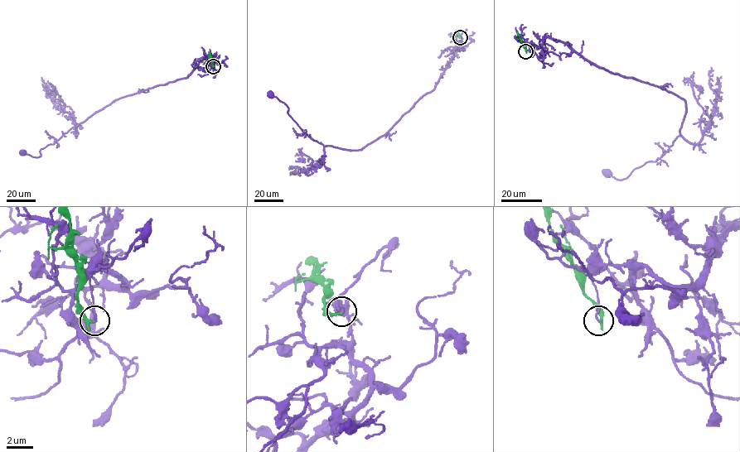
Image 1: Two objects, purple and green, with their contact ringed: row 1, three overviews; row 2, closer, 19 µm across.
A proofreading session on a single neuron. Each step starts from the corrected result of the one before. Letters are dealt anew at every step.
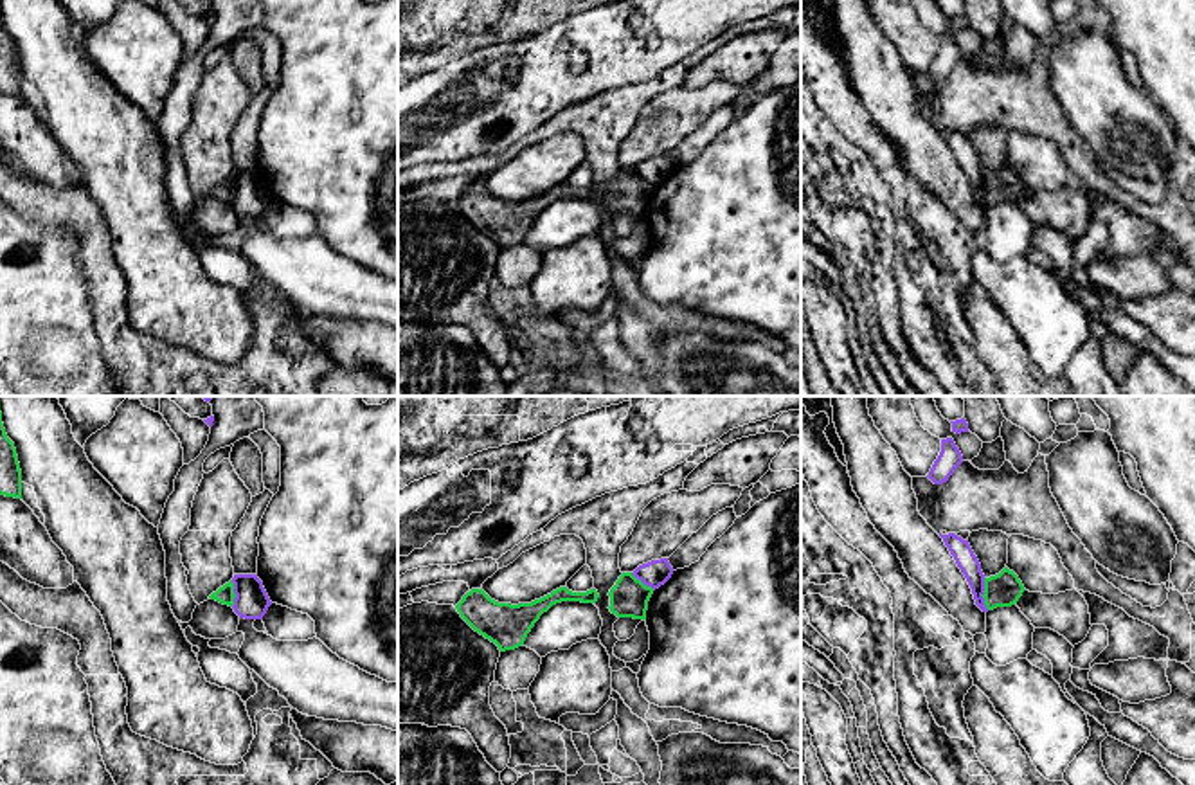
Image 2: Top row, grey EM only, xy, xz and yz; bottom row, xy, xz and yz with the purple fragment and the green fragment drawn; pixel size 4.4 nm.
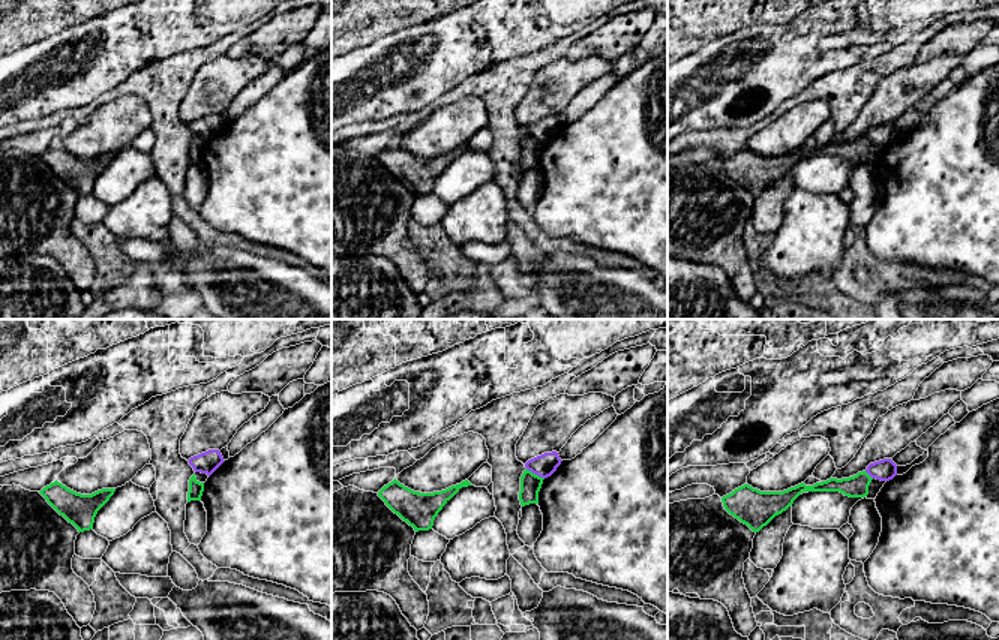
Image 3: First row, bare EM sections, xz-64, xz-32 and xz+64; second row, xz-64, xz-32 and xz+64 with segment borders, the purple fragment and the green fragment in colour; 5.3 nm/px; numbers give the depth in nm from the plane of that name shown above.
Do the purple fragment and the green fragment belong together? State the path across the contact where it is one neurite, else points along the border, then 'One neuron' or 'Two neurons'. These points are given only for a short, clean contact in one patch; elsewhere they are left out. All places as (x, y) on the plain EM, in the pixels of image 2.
Boundary: yz (983, 175), (983, 200), (988, 206). Two neurons

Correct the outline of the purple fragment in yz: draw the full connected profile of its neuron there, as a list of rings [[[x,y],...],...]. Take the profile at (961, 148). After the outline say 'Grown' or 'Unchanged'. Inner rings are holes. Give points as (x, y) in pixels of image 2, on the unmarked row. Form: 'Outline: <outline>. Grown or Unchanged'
Outline: [[[948,130],[948,131],[941,131],[945,142],[948,144],[950,151],[954,153],[957,164],[961,166],[961,169],[965,171],[975,202],[983,207],[988,209],[986,202],[984,202],[984,171],[981,167],[981,160],[977,157],[977,153],[974,151],[968,137],[963,137],[961,133]]]. Unchanged

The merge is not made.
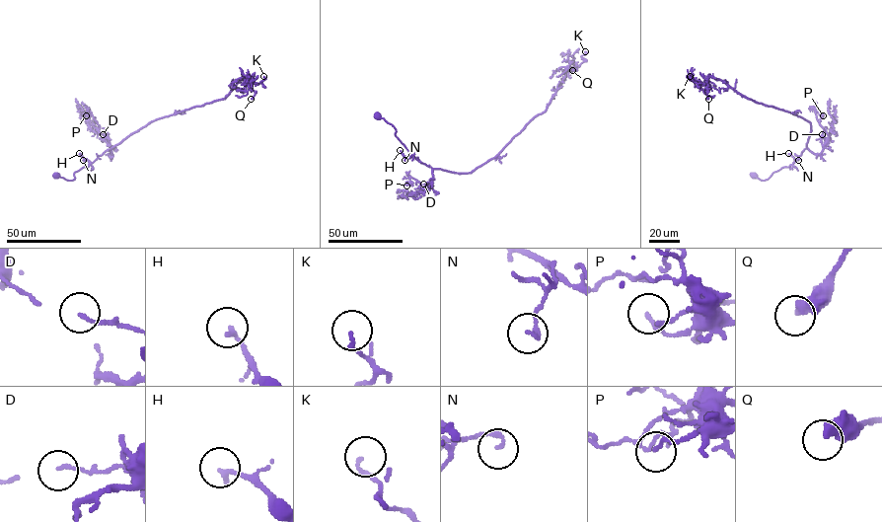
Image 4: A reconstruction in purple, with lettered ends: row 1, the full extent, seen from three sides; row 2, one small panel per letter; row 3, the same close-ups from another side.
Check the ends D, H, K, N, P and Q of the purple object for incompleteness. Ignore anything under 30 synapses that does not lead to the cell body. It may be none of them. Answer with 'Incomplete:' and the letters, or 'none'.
Incomplete: none

